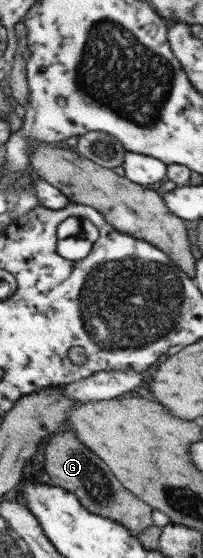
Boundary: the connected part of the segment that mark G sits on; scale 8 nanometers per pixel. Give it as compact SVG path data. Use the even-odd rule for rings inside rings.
M73 433L49 437L46 443L49 443L49 445L43 447L44 467L49 474L51 484L61 486L61 488L74 493L81 505L88 509L90 513L115 521L126 528L131 535L138 536L139 533L154 525L152 519L154 508L125 489L115 479L115 475L109 471L109 467L101 459L97 459L89 449L85 449L73 437Z

